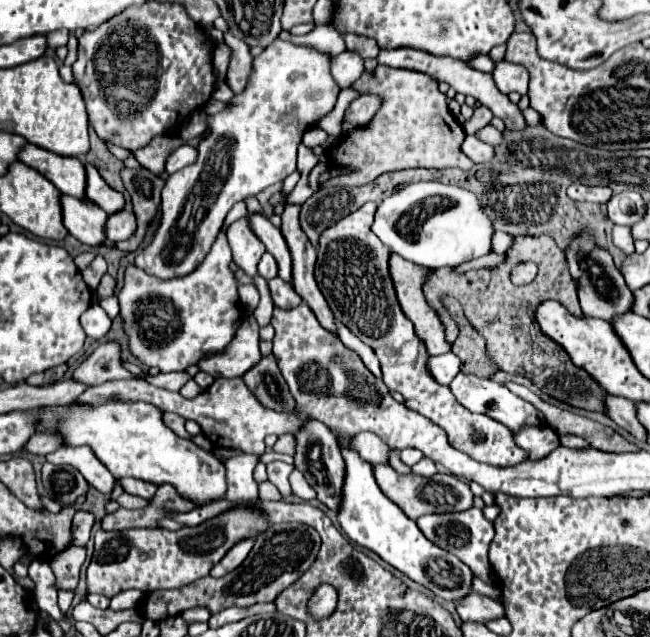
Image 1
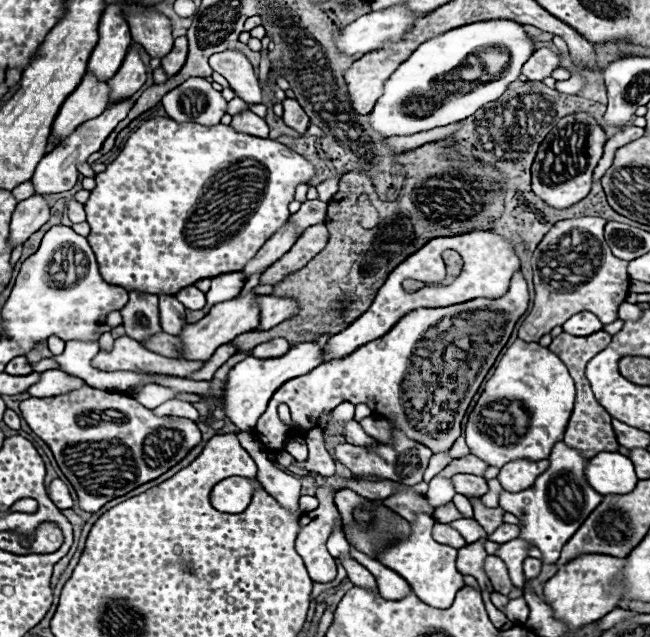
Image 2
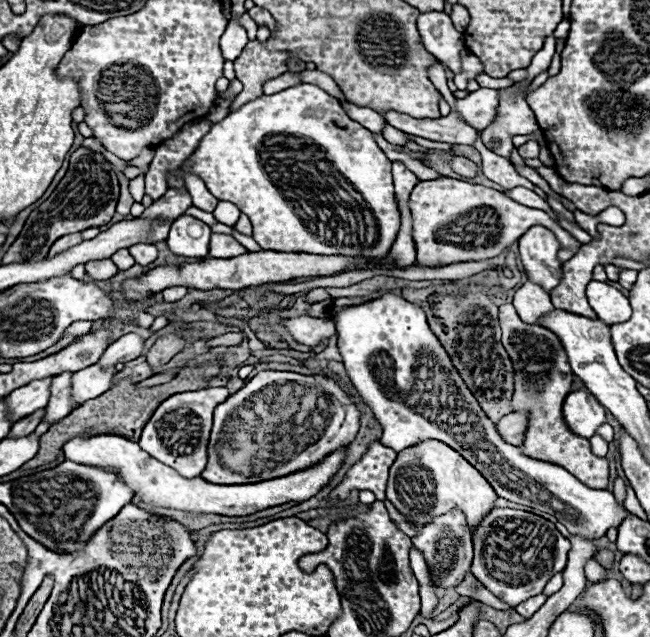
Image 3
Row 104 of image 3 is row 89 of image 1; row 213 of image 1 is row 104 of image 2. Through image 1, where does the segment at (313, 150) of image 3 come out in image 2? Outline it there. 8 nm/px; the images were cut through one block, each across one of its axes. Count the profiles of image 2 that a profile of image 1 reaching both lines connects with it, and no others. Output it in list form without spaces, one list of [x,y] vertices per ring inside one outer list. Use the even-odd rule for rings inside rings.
[[[190,78],[162,98],[162,106],[176,122],[196,122],[204,126],[220,124],[226,114],[226,100],[204,78]]]

